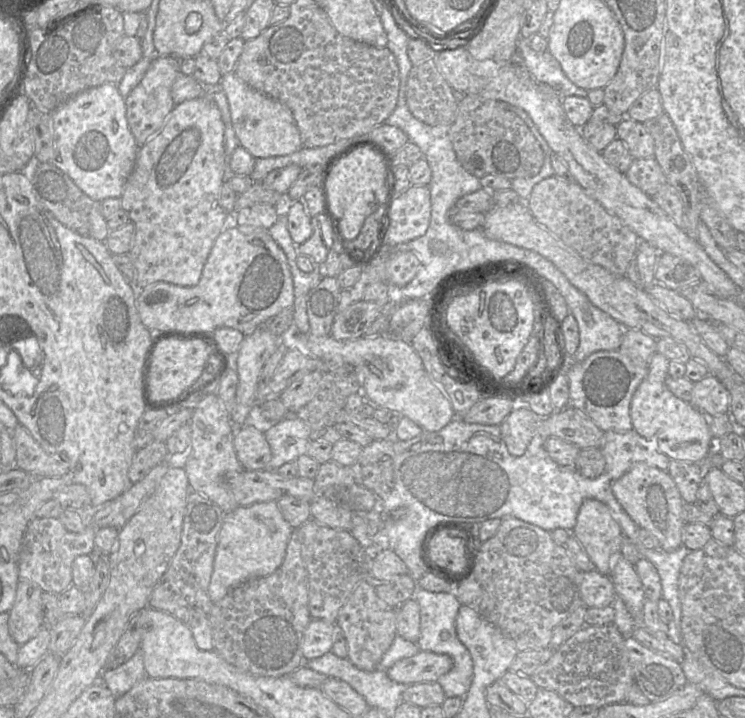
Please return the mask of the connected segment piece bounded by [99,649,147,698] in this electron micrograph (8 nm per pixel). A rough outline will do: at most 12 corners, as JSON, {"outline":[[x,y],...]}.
{"outline":[[139,649],[99,681],[118,698],[147,675]]}

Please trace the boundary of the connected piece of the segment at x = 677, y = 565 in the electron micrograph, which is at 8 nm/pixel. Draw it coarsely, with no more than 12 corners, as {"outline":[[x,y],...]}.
{"outline":[[643,549],[662,584],[662,599],[672,608],[667,636],[682,644],[679,575],[691,551]]}

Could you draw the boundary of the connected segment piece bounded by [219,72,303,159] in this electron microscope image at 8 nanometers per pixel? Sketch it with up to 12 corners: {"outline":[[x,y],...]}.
{"outline":[[234,72],[226,95],[239,145],[254,158],[303,147],[286,105]]}

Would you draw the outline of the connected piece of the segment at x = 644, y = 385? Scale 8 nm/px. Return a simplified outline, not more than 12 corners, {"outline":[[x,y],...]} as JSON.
{"outline":[[655,353],[630,405],[632,429],[671,460],[712,453],[709,417],[676,397]]}

